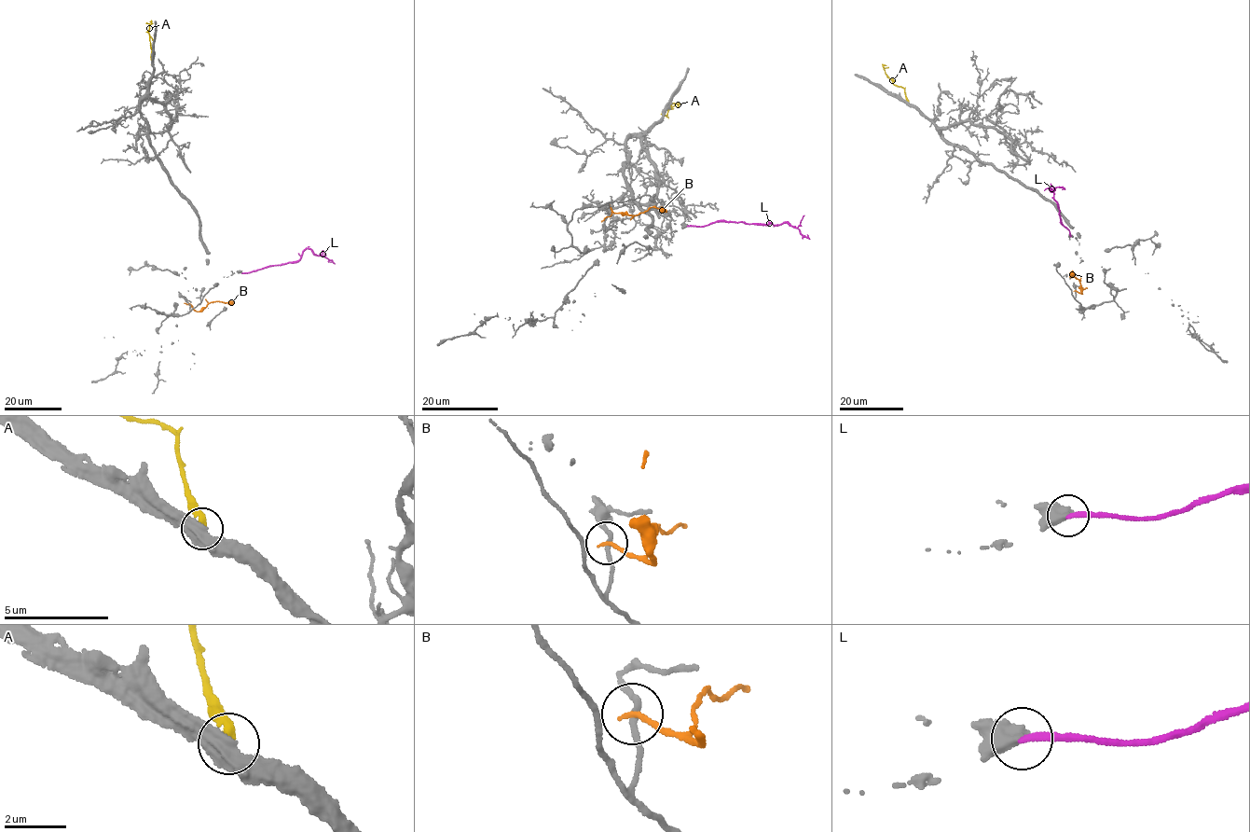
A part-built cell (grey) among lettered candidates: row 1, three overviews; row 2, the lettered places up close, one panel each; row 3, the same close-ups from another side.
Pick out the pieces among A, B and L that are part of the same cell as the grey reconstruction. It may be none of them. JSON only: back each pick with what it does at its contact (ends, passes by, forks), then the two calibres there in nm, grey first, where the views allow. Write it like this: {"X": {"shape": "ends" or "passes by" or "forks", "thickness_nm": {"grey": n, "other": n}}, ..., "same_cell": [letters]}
{"same_cell": []}

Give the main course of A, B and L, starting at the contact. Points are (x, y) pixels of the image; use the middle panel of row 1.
A: (663, 114), (666, 117), (671, 104), (679, 104), (677, 107)
B: (611, 207), (616, 214), (631, 215), (647, 211), (651, 207), (664, 208), (666, 212)
L: (687, 226), (720, 221), (785, 223), (794, 226), (809, 239)

